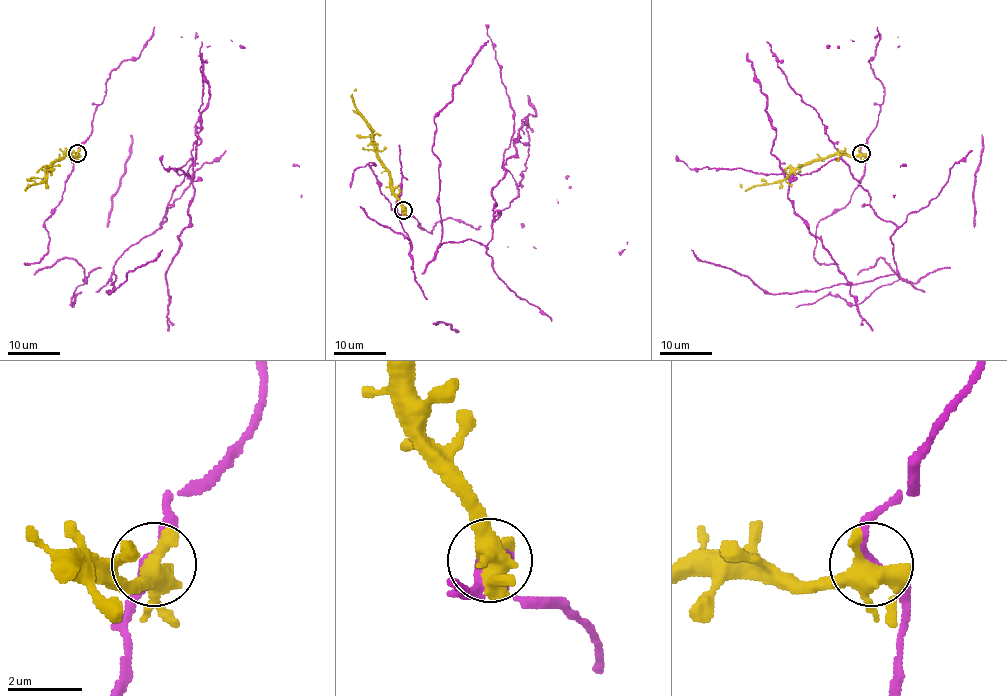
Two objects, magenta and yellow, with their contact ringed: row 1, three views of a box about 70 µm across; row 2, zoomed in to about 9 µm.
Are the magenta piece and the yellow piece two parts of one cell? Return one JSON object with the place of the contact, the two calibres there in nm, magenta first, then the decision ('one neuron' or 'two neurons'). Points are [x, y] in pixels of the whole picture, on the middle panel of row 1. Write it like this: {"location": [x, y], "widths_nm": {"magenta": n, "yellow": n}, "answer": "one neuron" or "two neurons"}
{"location": [403, 210], "widths_nm": {"magenta": 240, "yellow": 440}, "answer": "two neurons"}

